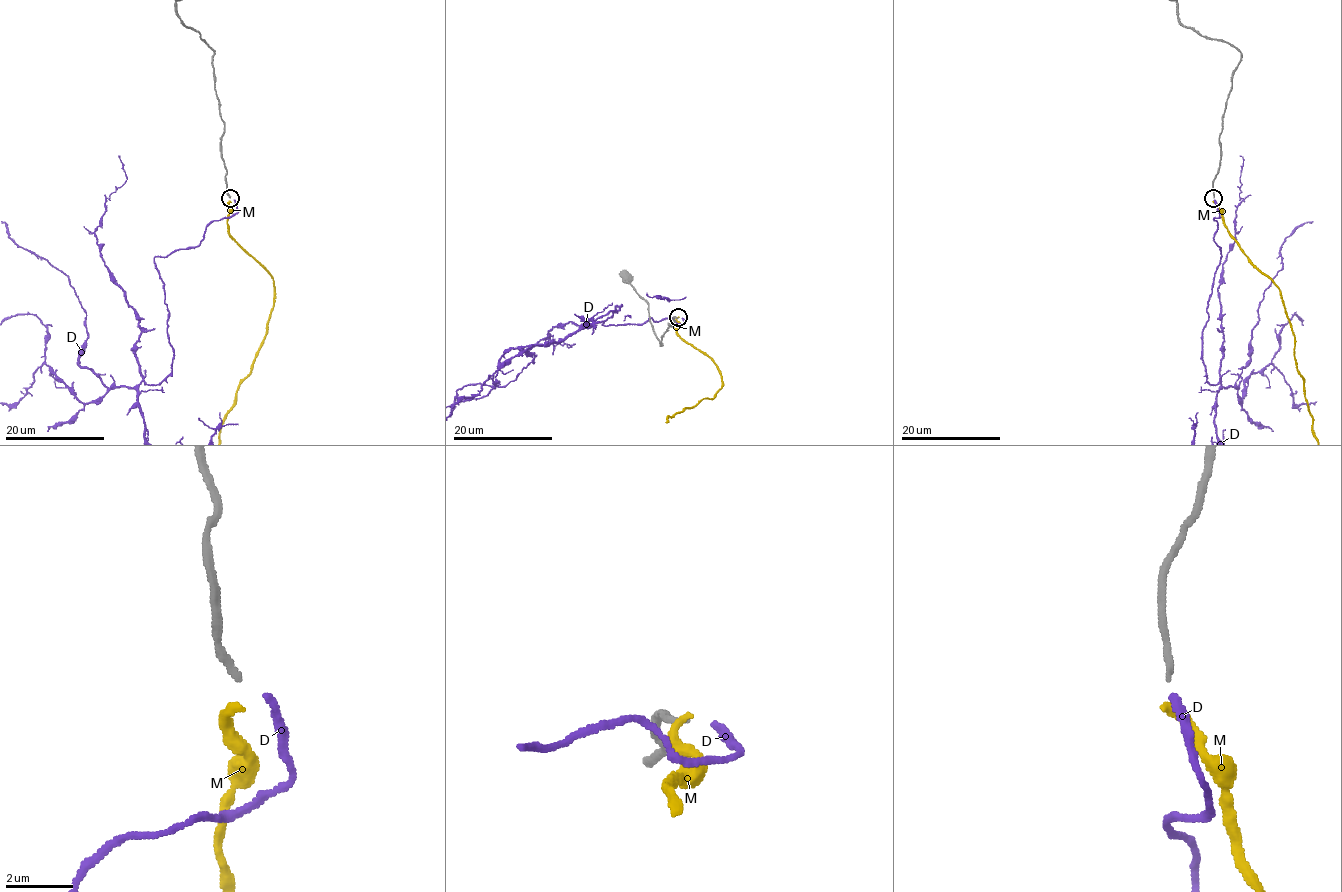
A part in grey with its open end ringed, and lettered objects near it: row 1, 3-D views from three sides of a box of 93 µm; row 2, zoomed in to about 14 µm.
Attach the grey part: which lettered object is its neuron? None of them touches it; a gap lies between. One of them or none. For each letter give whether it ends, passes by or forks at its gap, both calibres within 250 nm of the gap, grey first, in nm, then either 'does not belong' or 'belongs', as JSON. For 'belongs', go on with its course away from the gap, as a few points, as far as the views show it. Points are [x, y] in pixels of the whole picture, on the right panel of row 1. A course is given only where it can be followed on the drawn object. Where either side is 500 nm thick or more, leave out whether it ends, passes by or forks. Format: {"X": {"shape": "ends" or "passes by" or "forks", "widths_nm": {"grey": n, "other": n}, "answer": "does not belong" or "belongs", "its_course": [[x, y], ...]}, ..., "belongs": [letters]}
{"D": {"shape": "ends", "widths_nm": {"grey": 190, "other": 200}, "answer": "belongs"}, "M": {"shape": "ends", "widths_nm": {"grey": 190, "other": 280}, "answer": "does not belong"}, "belongs": ["D"]}

